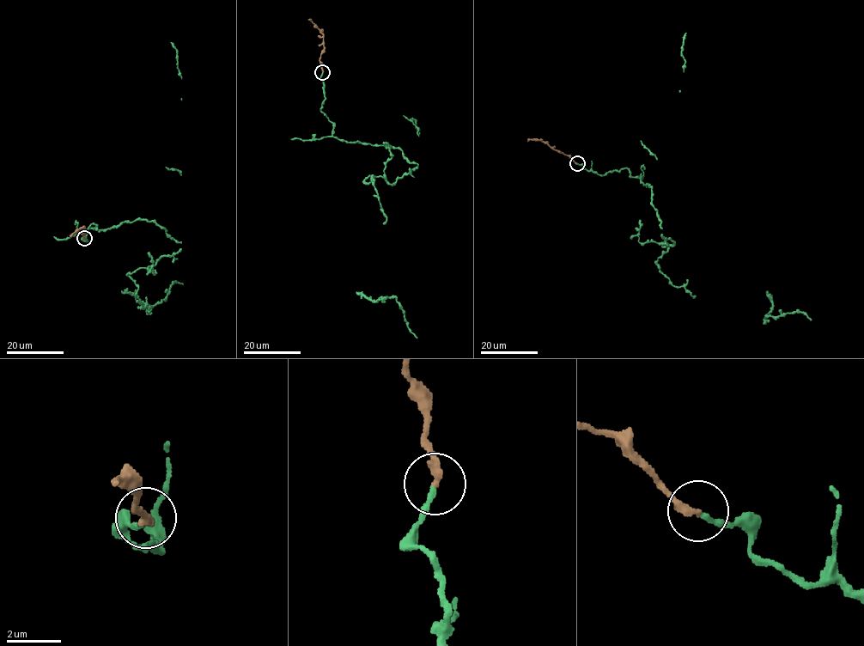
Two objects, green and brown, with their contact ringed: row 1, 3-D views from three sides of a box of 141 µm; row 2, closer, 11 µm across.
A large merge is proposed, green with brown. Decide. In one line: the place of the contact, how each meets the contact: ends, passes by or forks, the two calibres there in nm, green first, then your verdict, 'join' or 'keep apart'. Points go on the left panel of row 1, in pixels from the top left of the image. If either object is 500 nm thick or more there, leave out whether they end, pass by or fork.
at (84, 238); green ends there; brown ends there; 200 nm thick on the green side, 320 nm on the other; join

